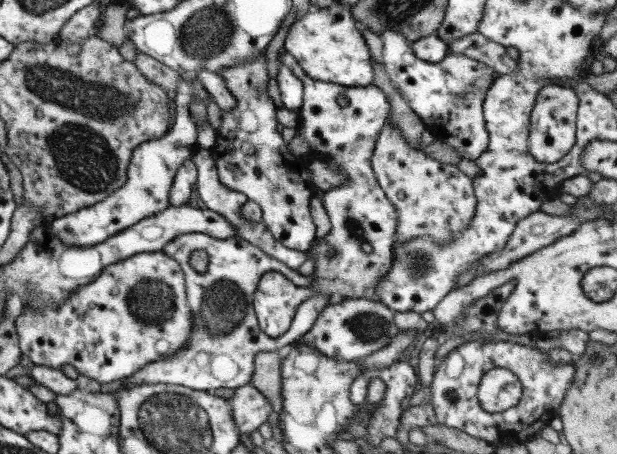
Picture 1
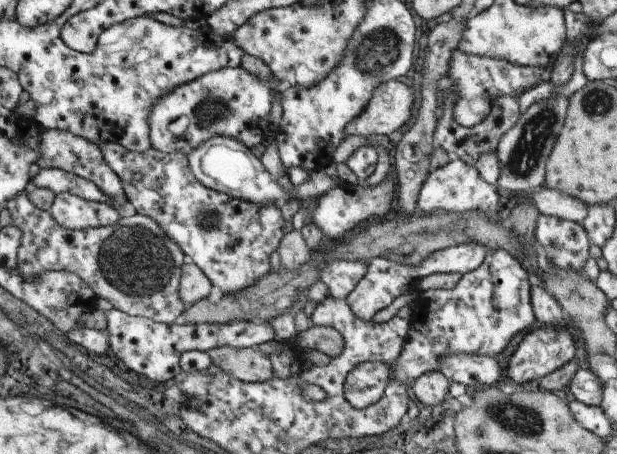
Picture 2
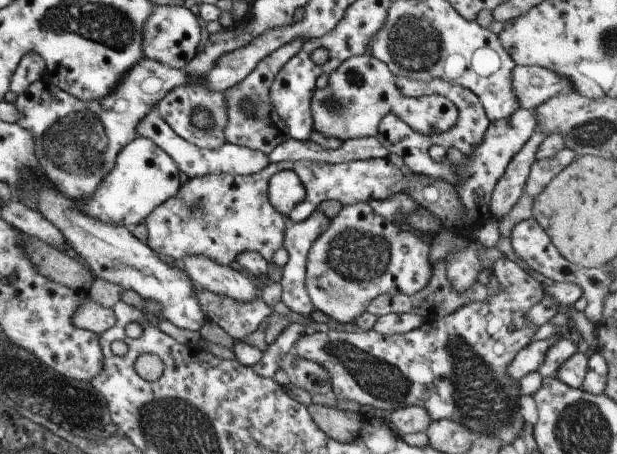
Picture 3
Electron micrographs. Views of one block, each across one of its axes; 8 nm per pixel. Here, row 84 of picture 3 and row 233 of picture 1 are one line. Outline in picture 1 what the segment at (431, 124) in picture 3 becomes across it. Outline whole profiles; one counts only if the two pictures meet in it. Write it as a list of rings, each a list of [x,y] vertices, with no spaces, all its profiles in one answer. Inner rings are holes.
[[[281,54],[279,62],[287,66],[303,84],[303,104],[297,110],[297,134],[307,142],[309,152],[313,152],[319,162],[331,162],[343,170],[345,184],[321,194],[331,230],[323,238],[313,240],[309,248],[315,264],[313,286],[299,288],[279,272],[265,272],[257,284],[255,294],[251,296],[259,330],[271,338],[285,334],[291,328],[297,306],[307,298],[313,298],[317,292],[331,294],[339,300],[367,298],[379,302],[379,296],[373,294],[373,290],[393,264],[391,248],[395,244],[397,232],[395,204],[389,202],[371,168],[371,156],[377,136],[381,134],[387,116],[391,116],[391,106],[385,98],[385,92],[373,84],[351,88],[333,82],[311,80],[291,54]]]

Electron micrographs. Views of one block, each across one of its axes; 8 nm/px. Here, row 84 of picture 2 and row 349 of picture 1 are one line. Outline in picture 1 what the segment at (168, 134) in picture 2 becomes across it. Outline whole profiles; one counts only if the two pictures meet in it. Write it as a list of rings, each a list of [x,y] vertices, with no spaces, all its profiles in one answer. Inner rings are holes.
[[[181,234],[173,238],[171,242],[165,244],[165,252],[169,258],[173,258],[185,276],[185,294],[187,294],[187,306],[193,314],[193,332],[189,334],[187,346],[181,352],[171,354],[165,360],[149,362],[135,374],[123,380],[121,388],[131,388],[131,386],[141,386],[141,384],[167,384],[167,386],[187,386],[191,390],[199,392],[215,392],[217,388],[241,388],[251,384],[253,376],[253,364],[259,352],[279,352],[293,344],[299,336],[307,334],[321,310],[339,300],[331,294],[315,294],[313,298],[307,298],[303,304],[297,306],[295,318],[291,320],[291,328],[277,336],[265,336],[259,330],[257,314],[251,304],[251,296],[257,290],[257,284],[265,272],[279,272],[287,280],[291,280],[299,288],[311,288],[315,278],[313,274],[299,274],[297,270],[287,268],[283,262],[277,262],[275,258],[267,256],[259,248],[251,246],[245,240],[239,240],[237,236],[217,240],[211,238],[209,234]],[[197,250],[207,252],[209,264],[205,274],[197,274],[191,264],[189,256]]]

